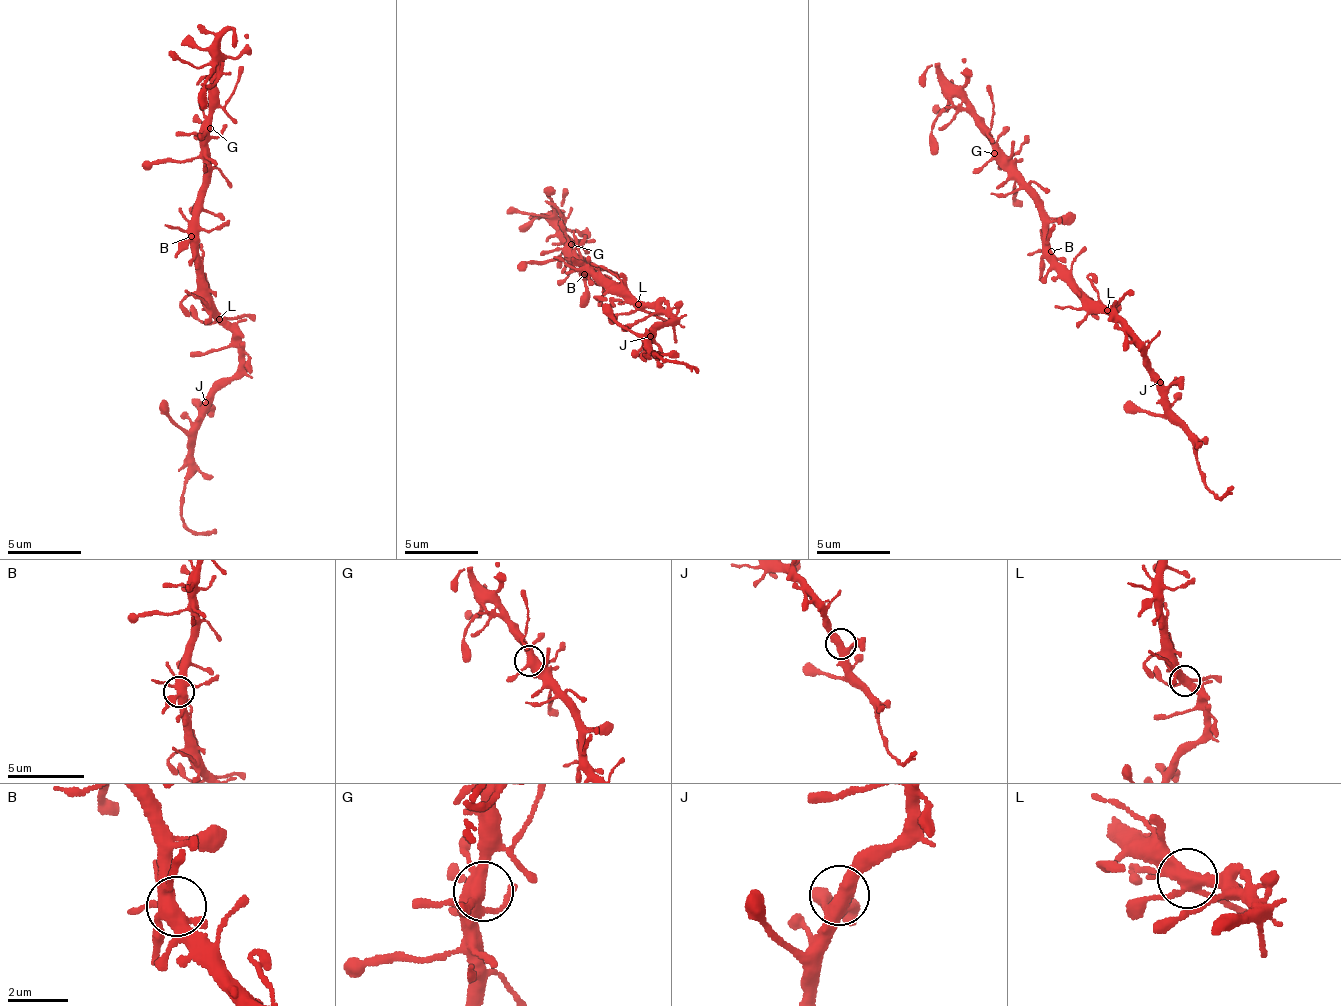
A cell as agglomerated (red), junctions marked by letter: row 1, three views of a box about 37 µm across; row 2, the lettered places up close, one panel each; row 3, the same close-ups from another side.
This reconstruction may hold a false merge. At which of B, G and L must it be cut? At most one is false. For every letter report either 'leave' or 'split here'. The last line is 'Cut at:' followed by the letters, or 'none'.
B: leave
G: leave
L: leave
Cut at: none

